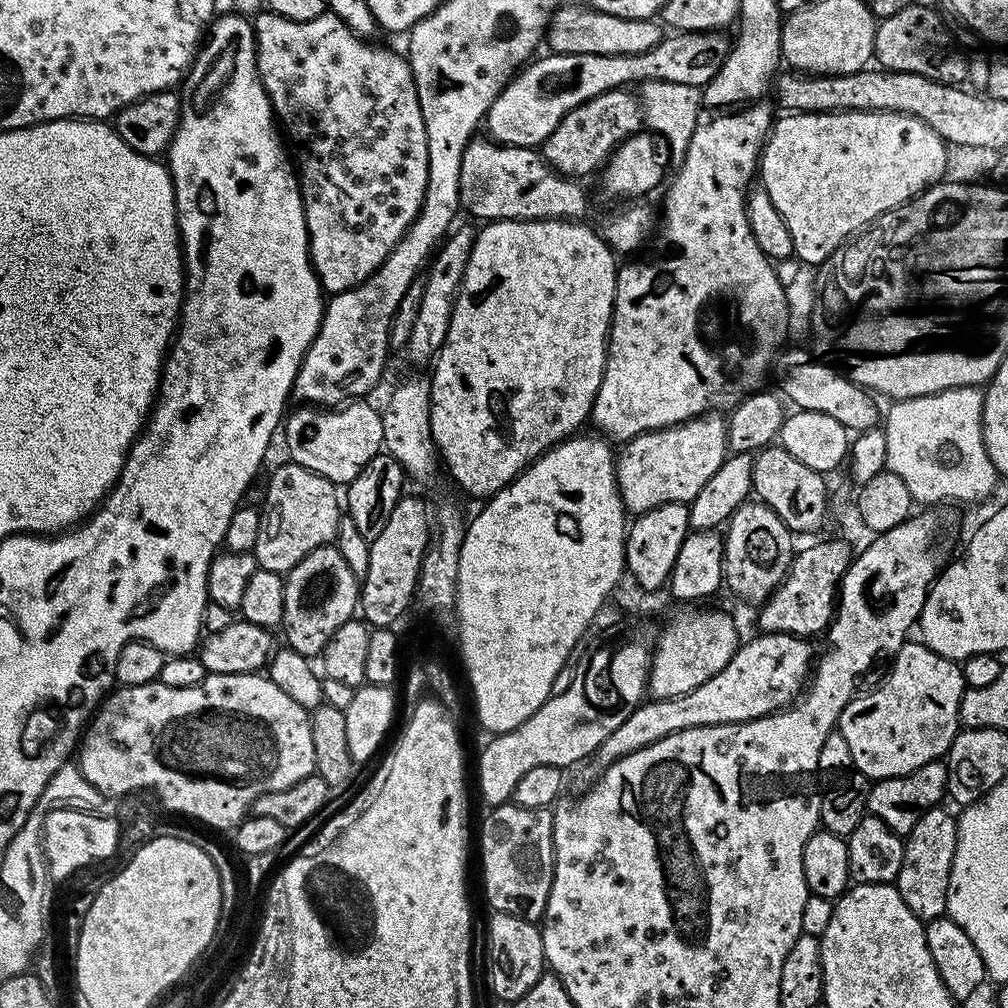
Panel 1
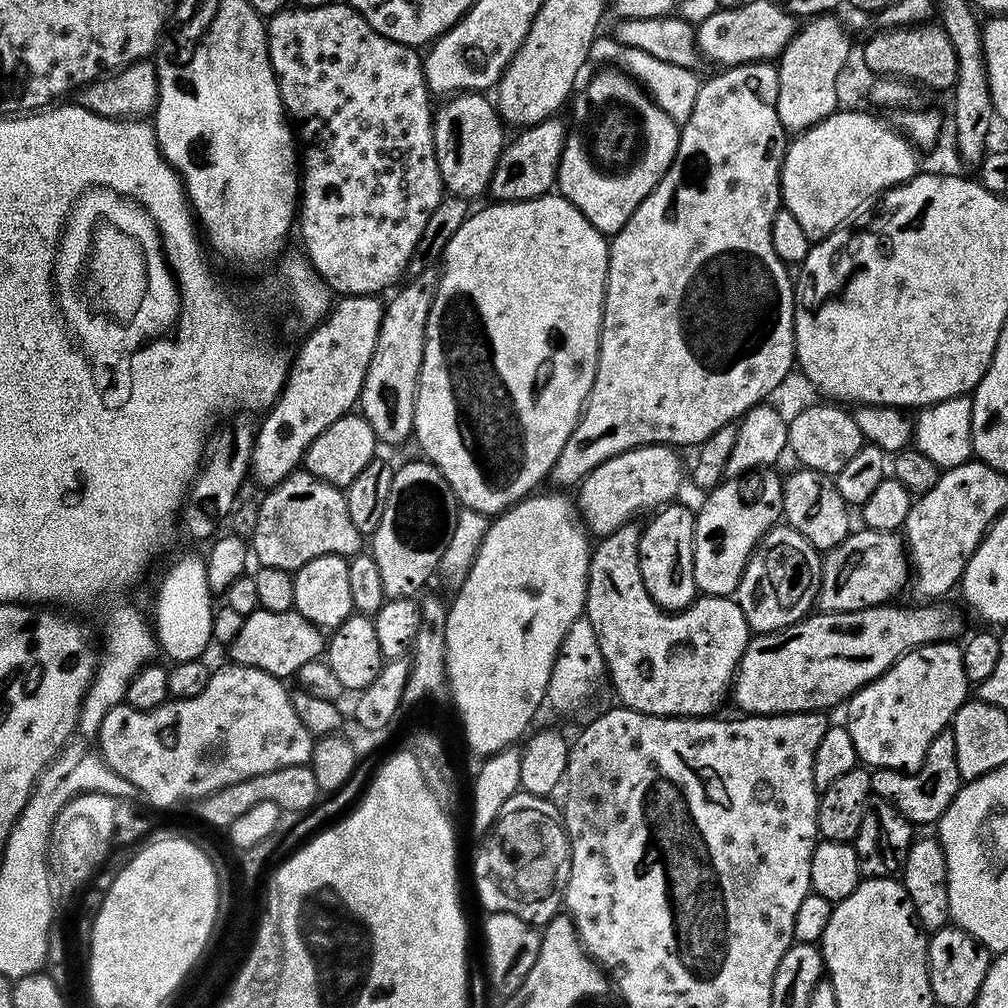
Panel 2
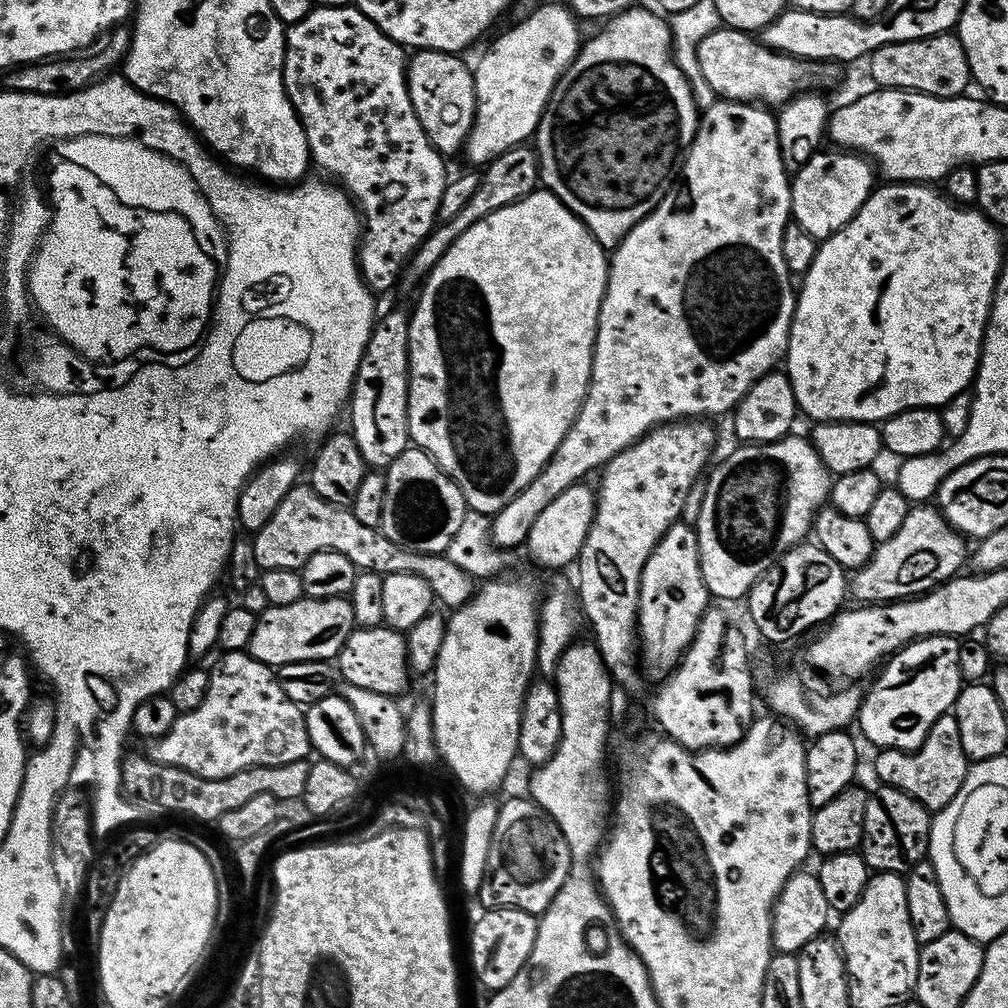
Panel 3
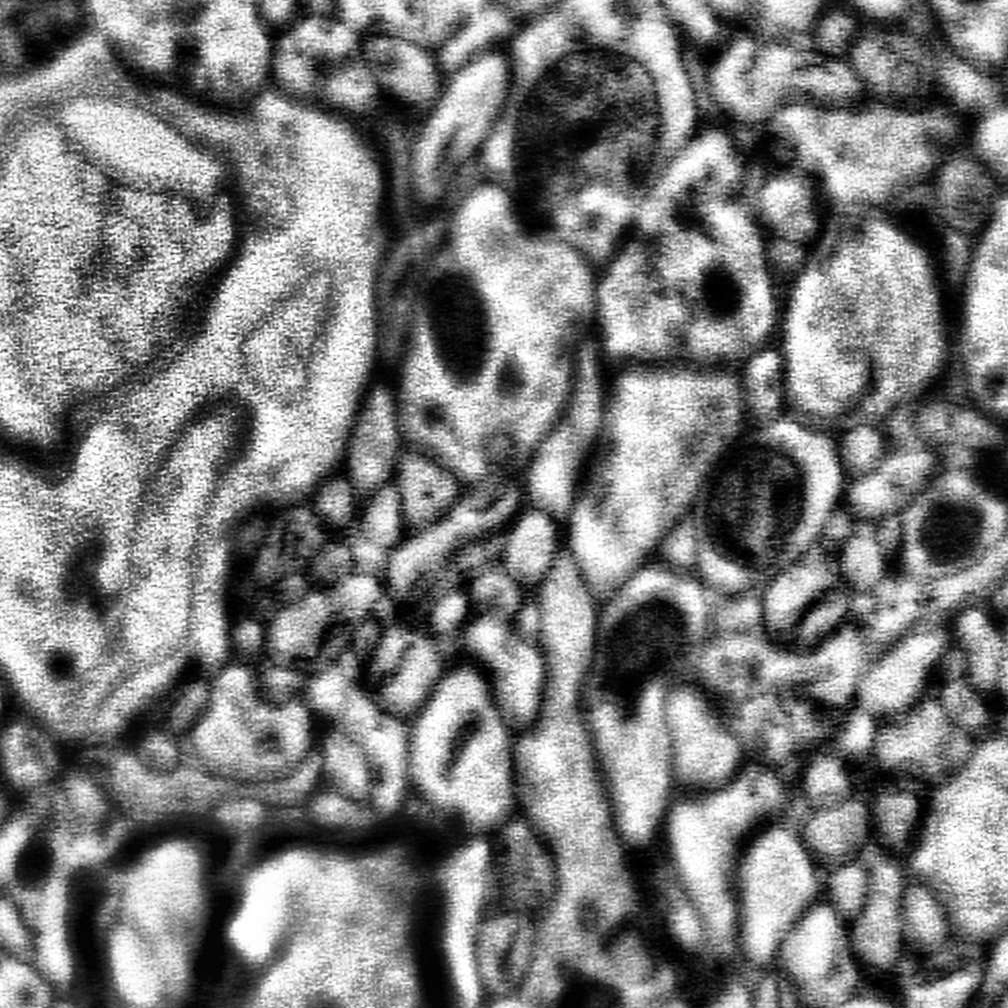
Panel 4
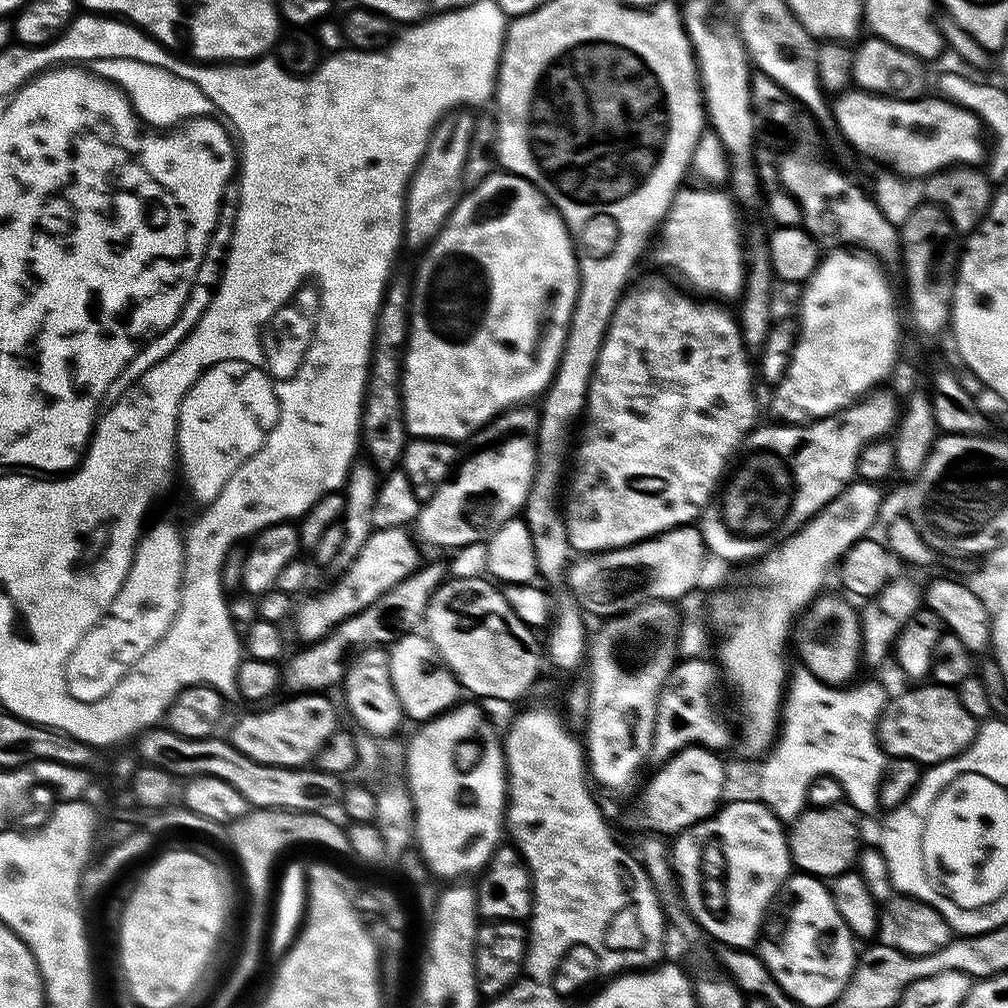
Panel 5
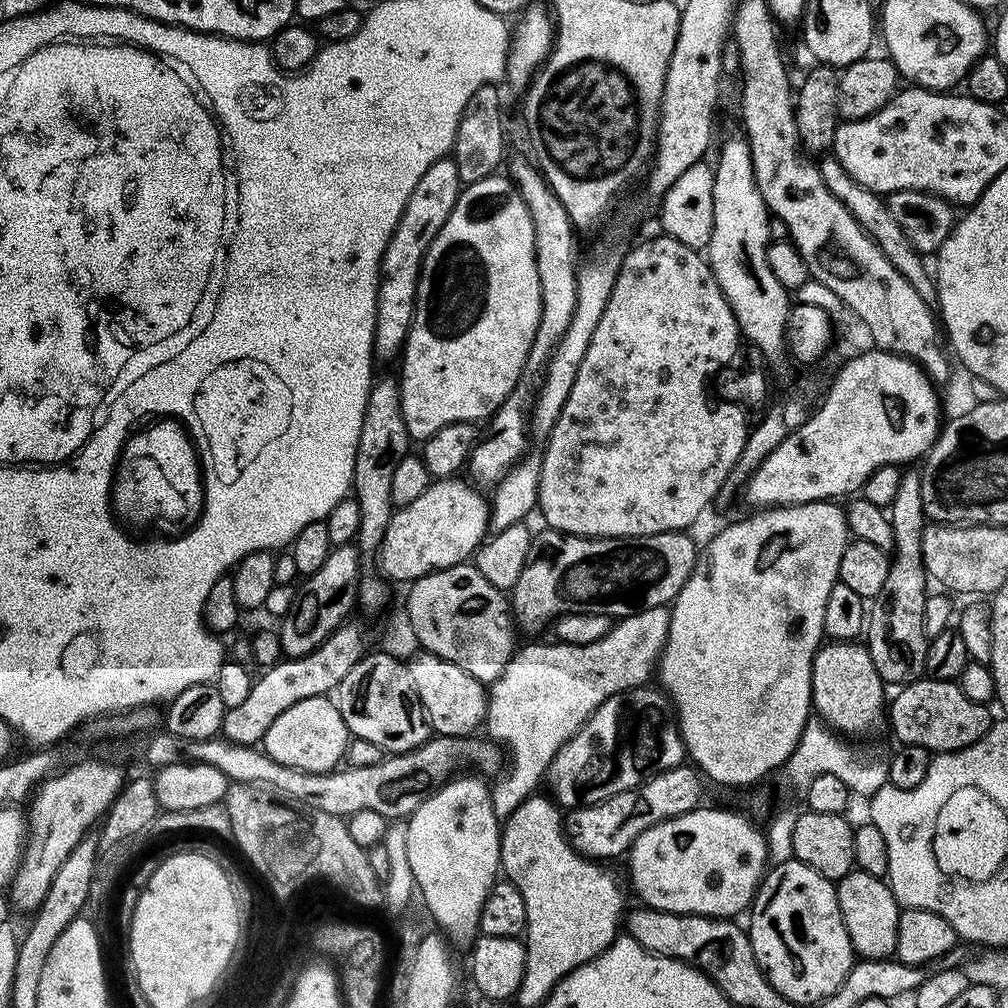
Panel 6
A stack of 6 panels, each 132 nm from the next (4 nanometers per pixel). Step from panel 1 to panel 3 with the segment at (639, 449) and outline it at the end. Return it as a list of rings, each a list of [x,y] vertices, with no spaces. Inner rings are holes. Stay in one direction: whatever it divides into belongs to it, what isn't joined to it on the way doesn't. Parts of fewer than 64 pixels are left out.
[[[584,482],[571,484],[546,506],[546,510],[538,514],[530,526],[526,548],[542,567],[564,570],[571,560],[573,563],[579,557],[596,513],[596,492],[588,489],[586,485]]]

